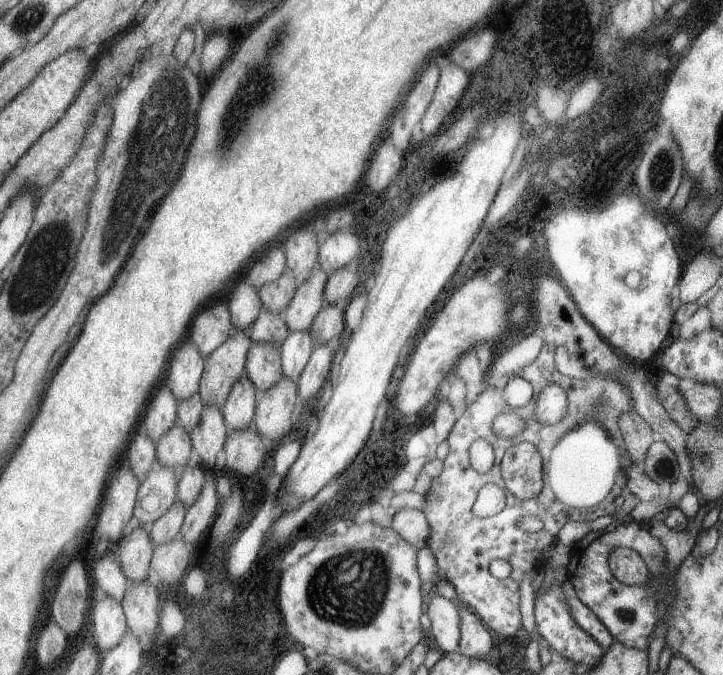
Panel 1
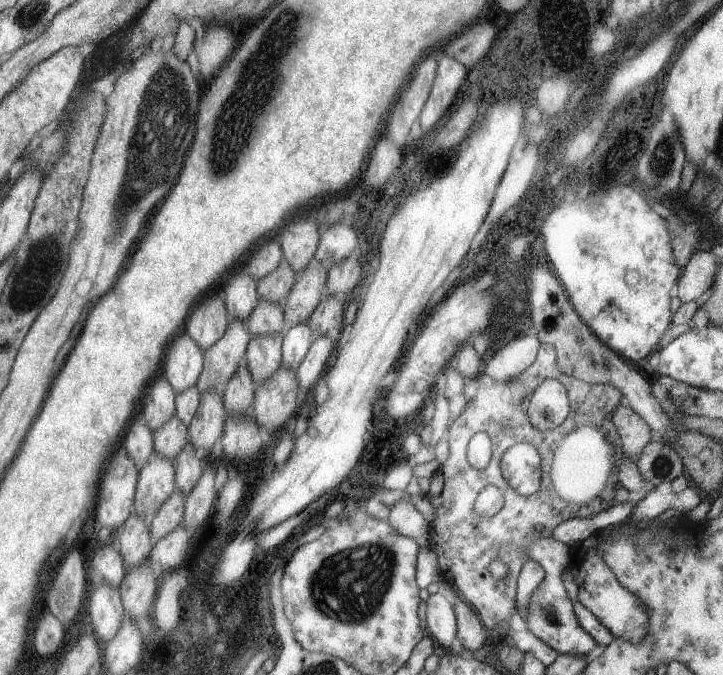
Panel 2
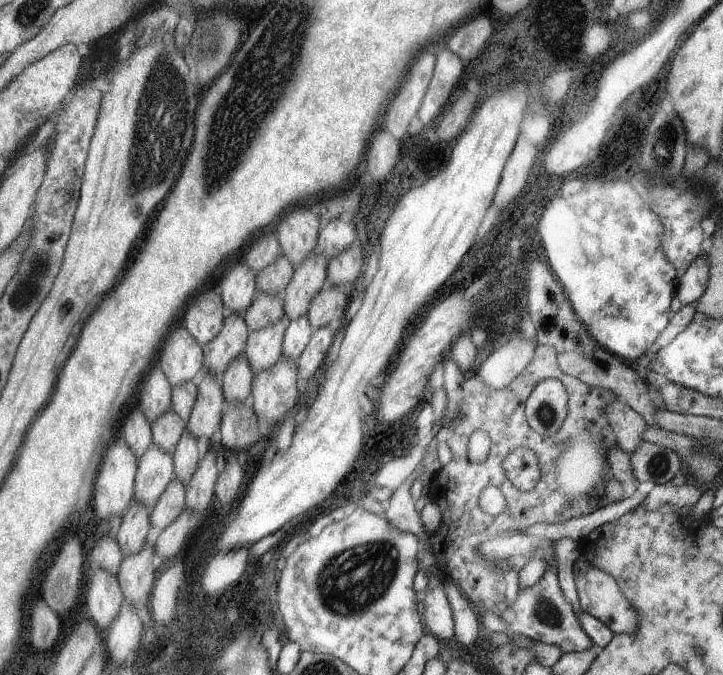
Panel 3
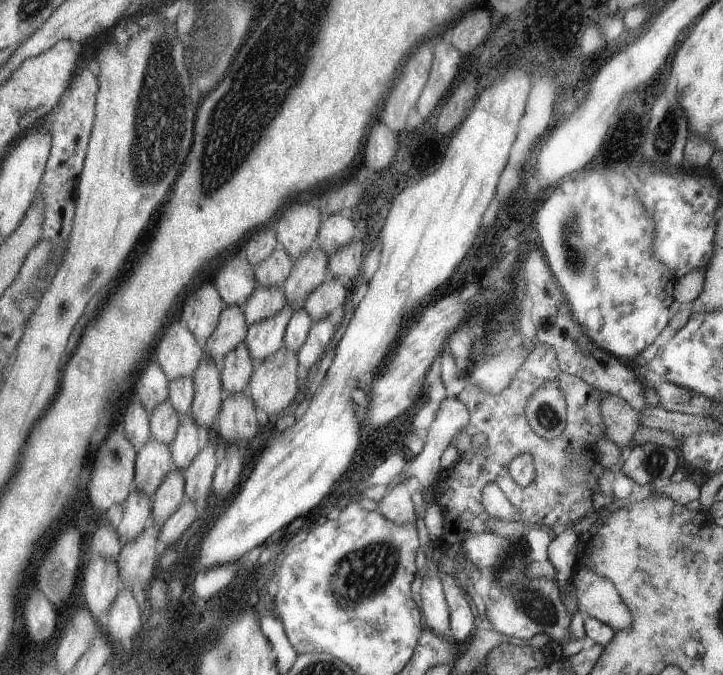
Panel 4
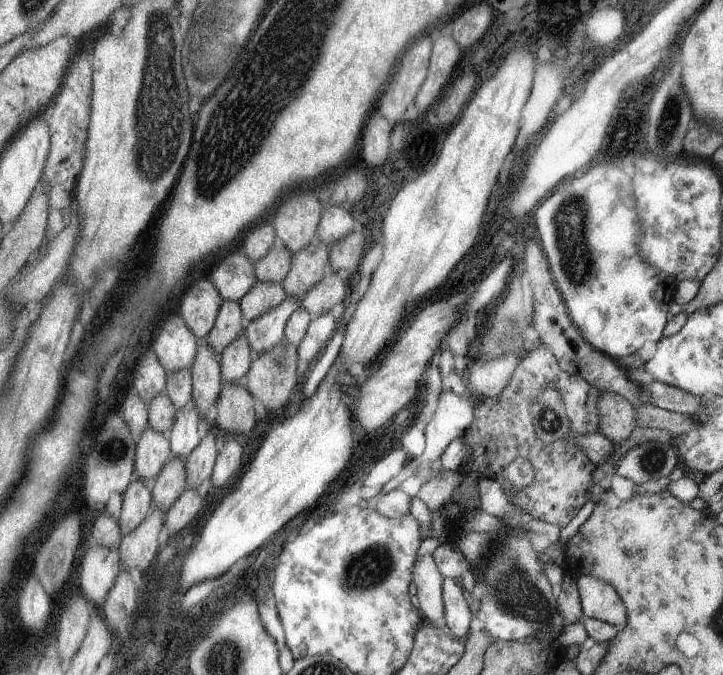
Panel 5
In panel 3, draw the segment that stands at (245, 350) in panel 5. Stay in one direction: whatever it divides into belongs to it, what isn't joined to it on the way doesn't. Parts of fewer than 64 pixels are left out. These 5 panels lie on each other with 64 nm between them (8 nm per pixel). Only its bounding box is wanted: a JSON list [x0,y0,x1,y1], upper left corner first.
[219,354,253,403]

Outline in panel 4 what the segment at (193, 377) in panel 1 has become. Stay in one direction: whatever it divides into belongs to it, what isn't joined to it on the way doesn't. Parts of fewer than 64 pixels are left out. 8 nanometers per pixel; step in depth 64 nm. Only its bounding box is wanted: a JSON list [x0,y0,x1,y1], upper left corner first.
[154,322,203,380]

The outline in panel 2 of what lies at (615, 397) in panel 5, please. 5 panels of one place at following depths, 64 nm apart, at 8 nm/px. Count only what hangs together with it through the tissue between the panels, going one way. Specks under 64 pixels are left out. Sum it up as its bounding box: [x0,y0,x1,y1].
[611,403,652,461]

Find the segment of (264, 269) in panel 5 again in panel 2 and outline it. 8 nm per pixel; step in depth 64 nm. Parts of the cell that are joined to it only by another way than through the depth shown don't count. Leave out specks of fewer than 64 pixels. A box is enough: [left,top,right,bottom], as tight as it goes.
[257,260,297,305]

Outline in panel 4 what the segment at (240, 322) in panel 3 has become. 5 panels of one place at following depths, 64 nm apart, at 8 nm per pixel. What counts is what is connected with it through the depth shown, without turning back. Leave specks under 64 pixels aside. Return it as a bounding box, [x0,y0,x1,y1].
[203,305,247,366]

